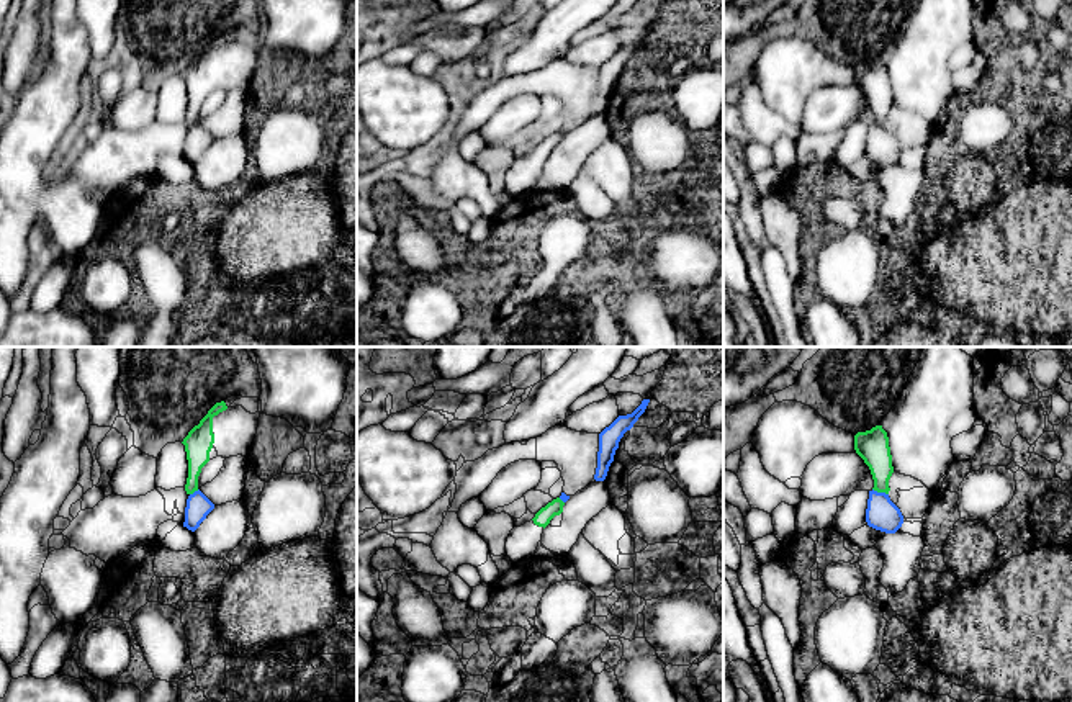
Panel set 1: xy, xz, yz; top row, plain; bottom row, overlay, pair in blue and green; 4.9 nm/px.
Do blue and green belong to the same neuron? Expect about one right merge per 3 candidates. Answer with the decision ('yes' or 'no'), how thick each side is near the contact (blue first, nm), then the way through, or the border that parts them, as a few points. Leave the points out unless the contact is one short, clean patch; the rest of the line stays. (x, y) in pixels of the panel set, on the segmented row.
no; calibres 160 and 160 nm; border yz (873, 488), (887, 494)

